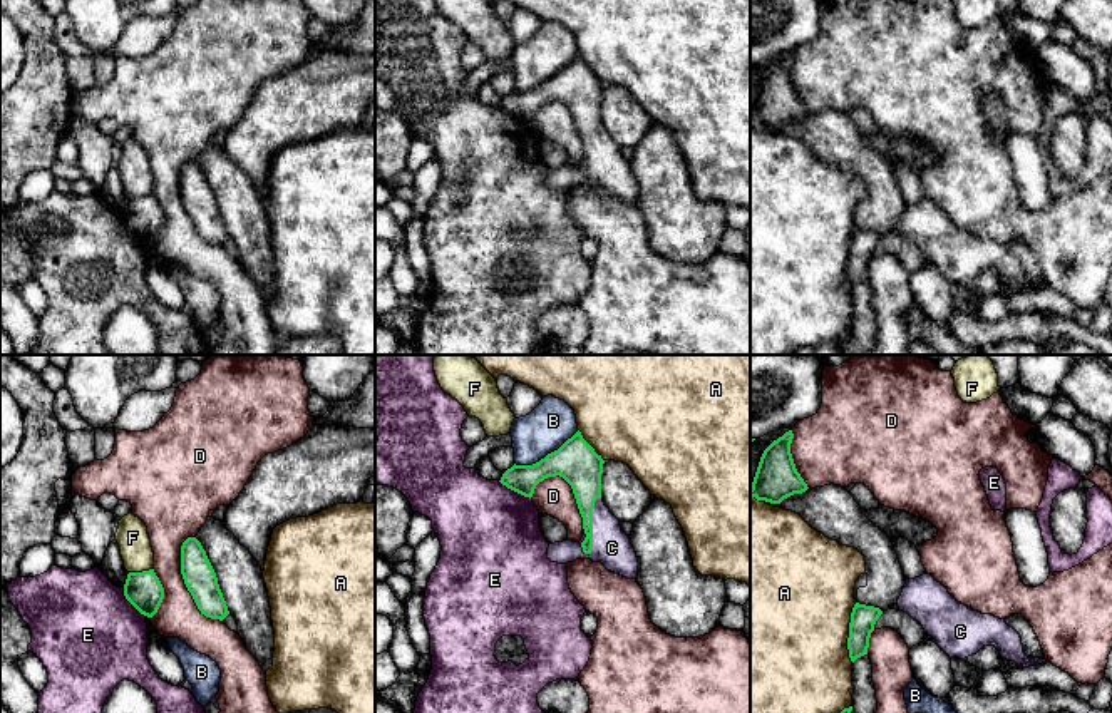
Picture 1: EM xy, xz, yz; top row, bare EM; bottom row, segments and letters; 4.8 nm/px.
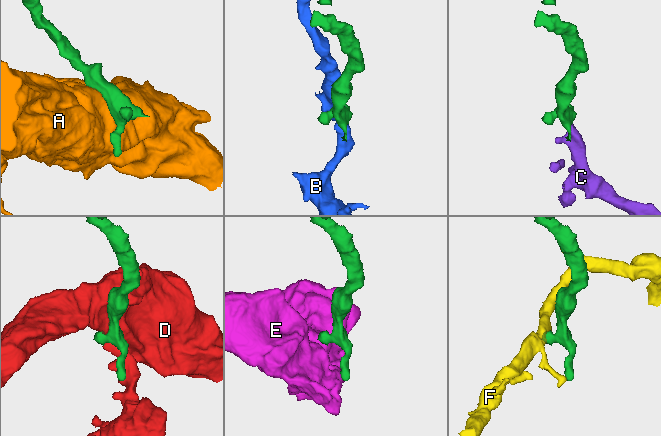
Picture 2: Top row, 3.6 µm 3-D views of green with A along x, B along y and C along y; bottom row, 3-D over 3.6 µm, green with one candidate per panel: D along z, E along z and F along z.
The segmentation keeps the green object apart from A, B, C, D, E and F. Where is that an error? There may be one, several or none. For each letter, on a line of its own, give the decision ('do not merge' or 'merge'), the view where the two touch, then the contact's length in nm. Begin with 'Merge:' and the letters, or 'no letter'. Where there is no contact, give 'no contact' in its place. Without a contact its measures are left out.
Merge: C
A: do not merge | yz | 280 nm
B: do not merge | xz | 360 nm
C: merge | xz | 280 nm
D: do not merge | xy | 440 nm
E: do not merge | xy | 190 nm
F: do not merge | xy | 110 nm

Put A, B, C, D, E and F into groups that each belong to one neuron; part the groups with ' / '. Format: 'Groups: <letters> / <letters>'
Groups: A / B / C / D / E / F

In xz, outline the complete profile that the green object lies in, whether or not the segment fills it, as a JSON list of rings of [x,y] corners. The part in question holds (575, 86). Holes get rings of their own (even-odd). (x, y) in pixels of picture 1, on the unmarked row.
[[[578,55],[558,75],[539,87],[533,90],[514,89],[502,99],[499,107],[531,124],[539,107],[548,102],[563,102],[571,110],[583,142],[583,162],[579,167],[549,169],[548,184],[558,189],[591,184],[615,199],[636,204],[640,189],[630,161],[621,156],[620,146],[601,124],[603,89],[601,80]]]

